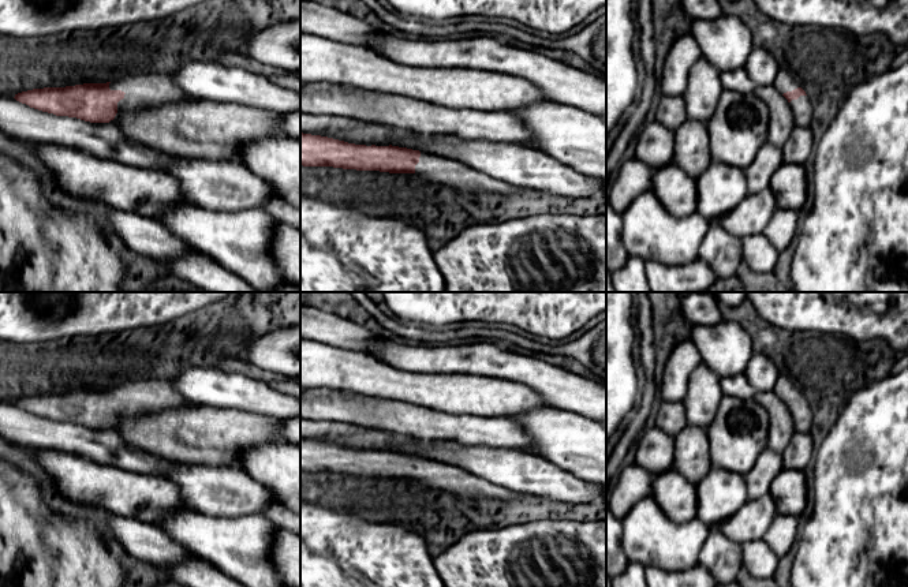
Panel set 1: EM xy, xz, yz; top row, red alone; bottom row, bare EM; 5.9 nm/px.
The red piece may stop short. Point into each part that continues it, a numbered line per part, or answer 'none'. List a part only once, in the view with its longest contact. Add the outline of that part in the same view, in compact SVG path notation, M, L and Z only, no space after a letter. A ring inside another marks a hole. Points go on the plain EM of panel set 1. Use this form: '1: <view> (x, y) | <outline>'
1: xy (142, 396) | M131 380L109 389L111 396L124 397L117 408L117 420L135 415L146 415L162 410L194 405L188 403L171 384L164 380Z

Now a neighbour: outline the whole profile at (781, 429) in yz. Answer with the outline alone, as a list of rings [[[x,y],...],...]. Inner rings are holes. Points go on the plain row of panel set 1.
[[[773,390],[756,393],[754,399],[769,414],[767,446],[777,453],[782,453],[796,431],[788,405]]]

